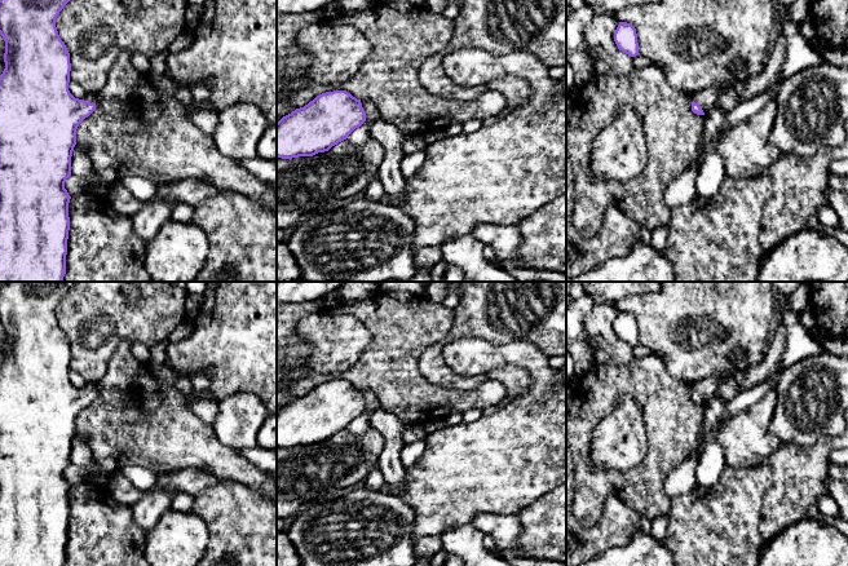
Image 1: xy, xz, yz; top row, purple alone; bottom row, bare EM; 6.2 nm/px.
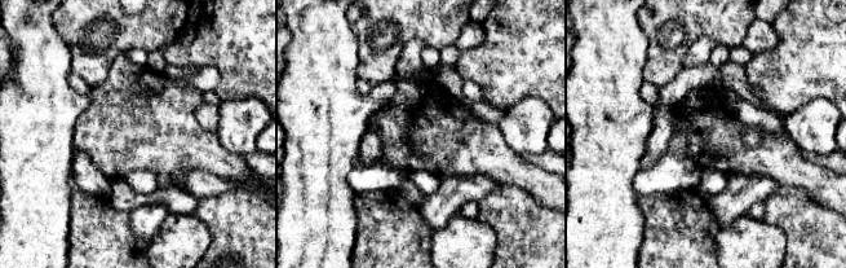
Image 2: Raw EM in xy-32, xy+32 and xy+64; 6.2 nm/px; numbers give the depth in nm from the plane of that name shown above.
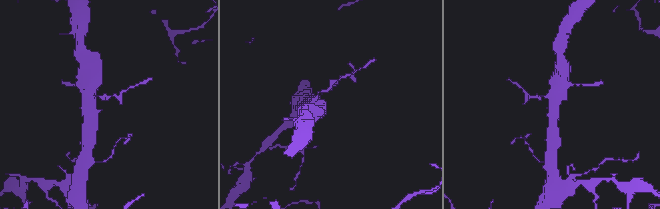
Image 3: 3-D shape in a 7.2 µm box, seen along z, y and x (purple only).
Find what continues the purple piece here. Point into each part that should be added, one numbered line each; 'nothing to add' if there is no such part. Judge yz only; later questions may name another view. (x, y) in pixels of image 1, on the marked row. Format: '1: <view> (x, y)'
1: yz (706, 98)

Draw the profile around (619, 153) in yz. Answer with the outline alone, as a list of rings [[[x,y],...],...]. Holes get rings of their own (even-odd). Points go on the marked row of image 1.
[[[620,106],[613,121],[600,129],[592,143],[589,173],[605,183],[630,181],[642,172],[646,159],[642,119],[631,106]]]

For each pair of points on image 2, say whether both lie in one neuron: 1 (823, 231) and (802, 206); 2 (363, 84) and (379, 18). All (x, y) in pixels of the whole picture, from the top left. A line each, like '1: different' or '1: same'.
1: same
2: different

